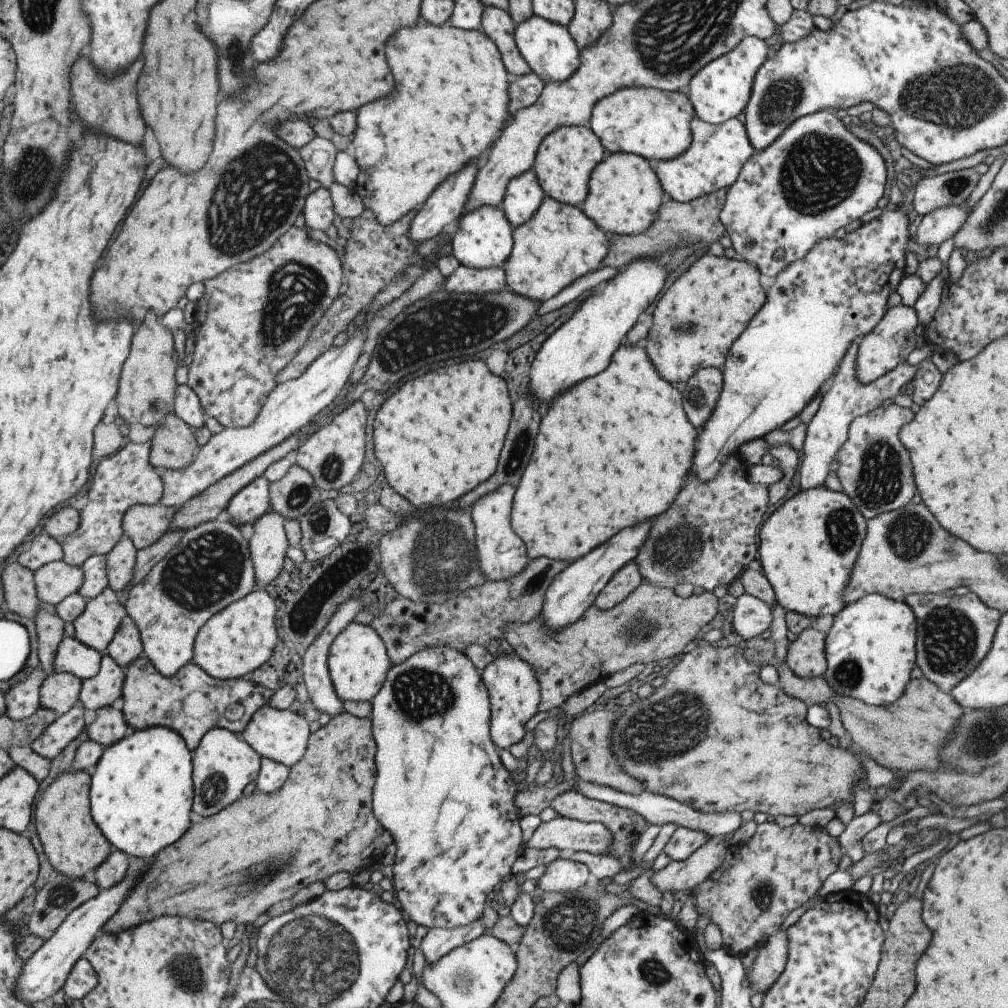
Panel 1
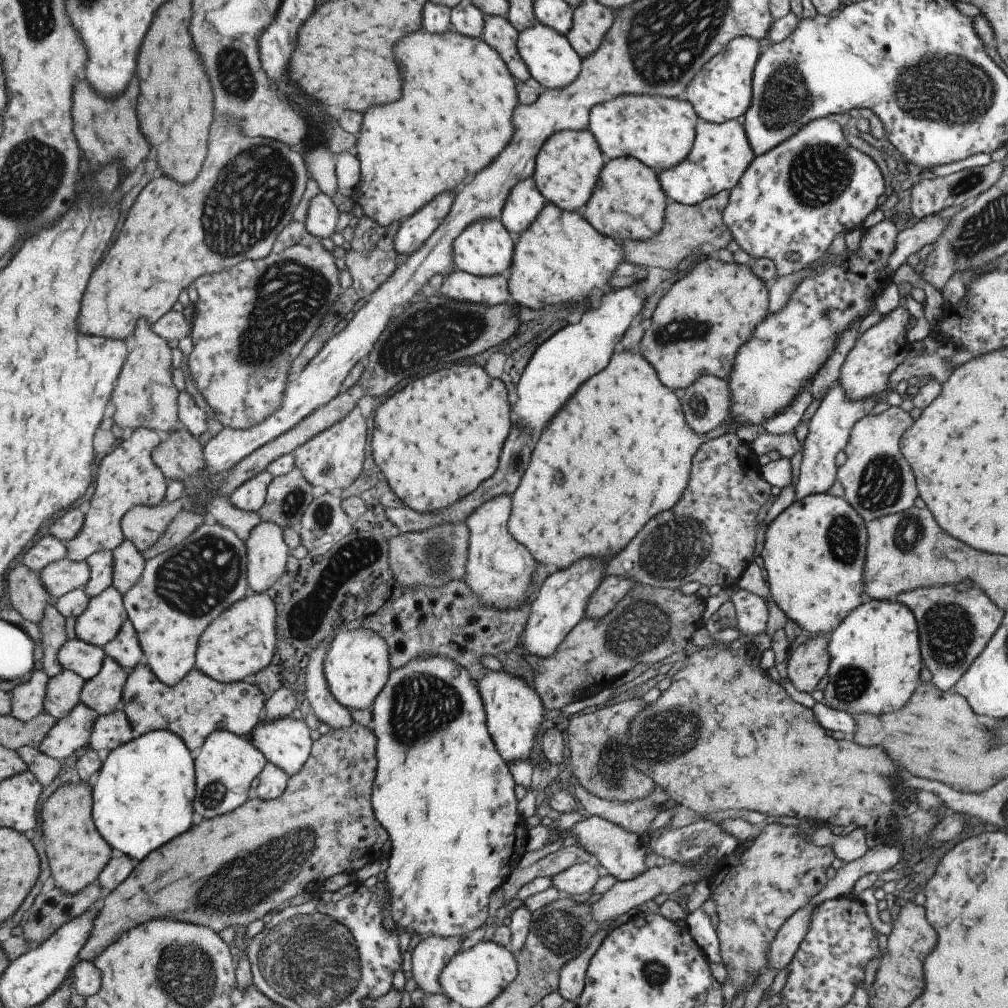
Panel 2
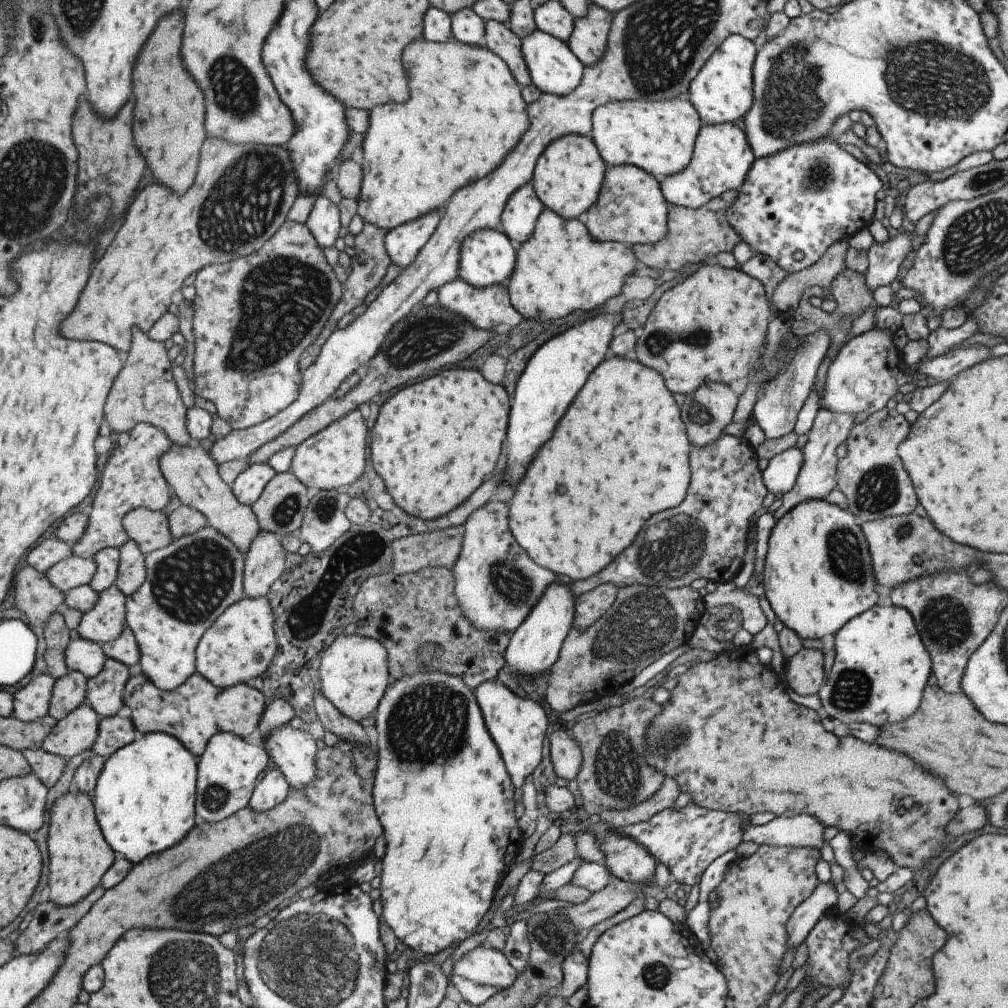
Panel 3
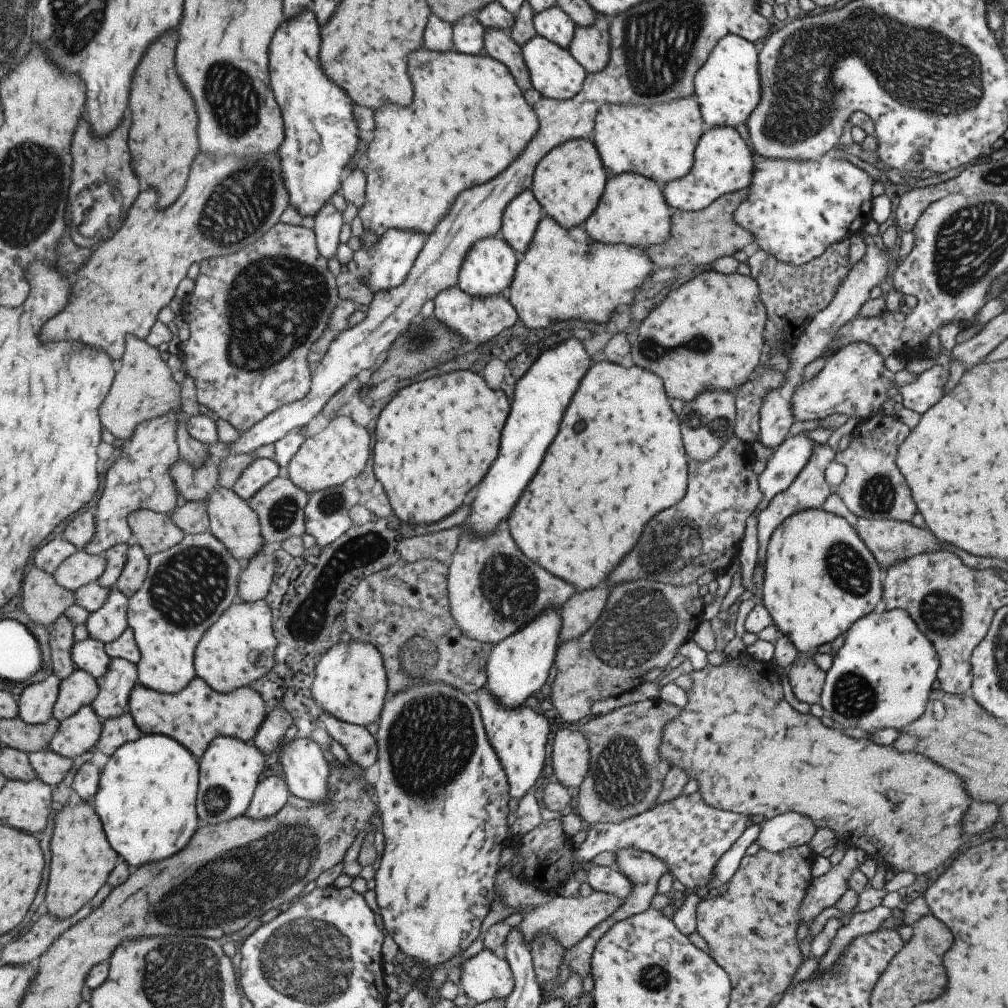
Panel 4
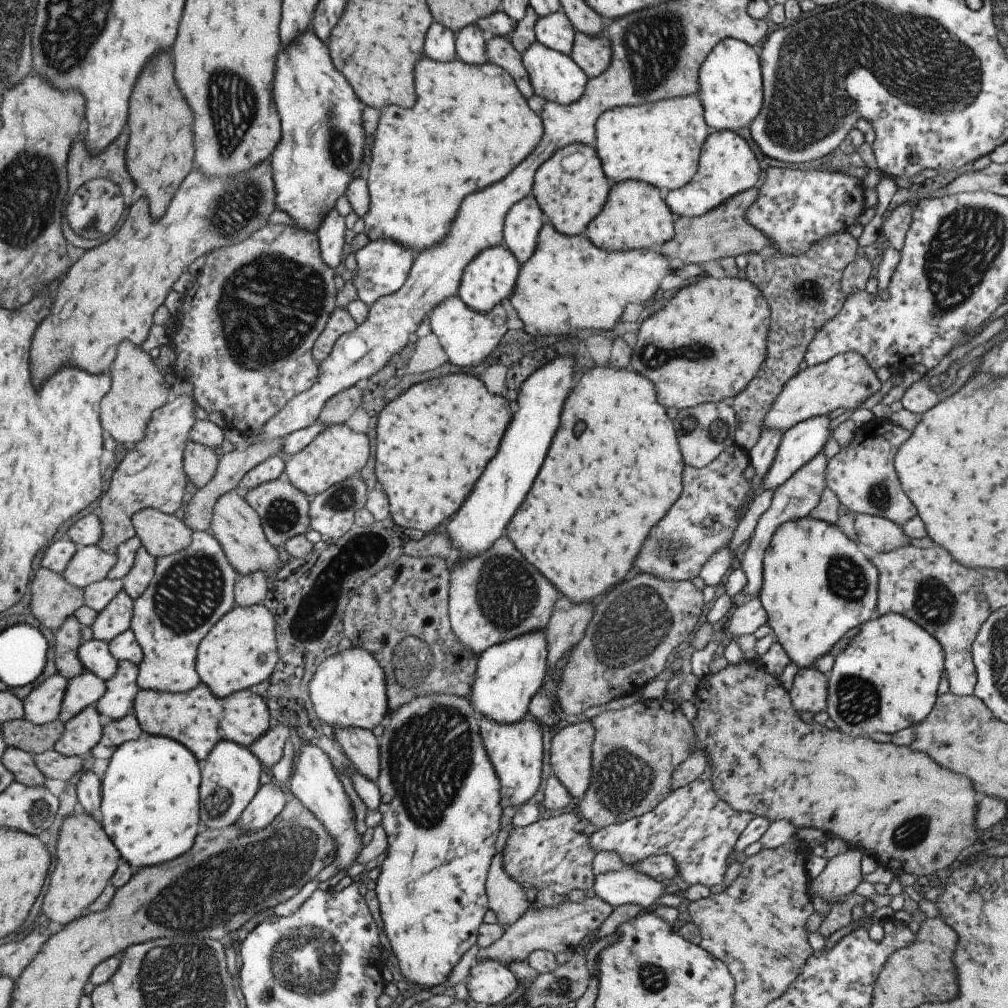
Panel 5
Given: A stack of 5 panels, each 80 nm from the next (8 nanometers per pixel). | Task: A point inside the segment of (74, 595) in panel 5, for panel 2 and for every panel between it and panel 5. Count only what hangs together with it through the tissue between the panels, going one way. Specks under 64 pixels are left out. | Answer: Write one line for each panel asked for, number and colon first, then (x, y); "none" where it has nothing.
2: (29, 597)
3: (38, 599)
4: (44, 600)

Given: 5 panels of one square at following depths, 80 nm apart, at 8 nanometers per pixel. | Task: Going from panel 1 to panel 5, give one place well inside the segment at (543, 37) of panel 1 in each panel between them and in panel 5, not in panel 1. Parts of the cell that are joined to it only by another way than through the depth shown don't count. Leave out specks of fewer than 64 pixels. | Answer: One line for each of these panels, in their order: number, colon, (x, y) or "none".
2: (547, 54)
3: (553, 68)
4: (554, 73)
5: (554, 76)

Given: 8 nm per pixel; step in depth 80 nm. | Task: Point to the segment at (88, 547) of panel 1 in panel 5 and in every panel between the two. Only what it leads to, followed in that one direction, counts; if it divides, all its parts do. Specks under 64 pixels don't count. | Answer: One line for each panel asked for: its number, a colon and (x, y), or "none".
2: (127, 477)
3: (131, 478)
4: (139, 479)
5: (150, 474)

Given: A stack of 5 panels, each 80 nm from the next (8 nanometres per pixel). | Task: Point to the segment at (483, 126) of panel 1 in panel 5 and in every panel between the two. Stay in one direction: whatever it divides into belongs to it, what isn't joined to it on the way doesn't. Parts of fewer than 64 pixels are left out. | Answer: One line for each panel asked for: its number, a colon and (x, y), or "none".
2: (454, 114)
3: (464, 107)
4: (478, 120)
5: (423, 161)

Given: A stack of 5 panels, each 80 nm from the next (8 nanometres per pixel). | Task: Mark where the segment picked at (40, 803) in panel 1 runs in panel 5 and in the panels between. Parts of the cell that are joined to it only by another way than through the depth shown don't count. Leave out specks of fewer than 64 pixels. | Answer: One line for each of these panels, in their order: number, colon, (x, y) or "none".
2: (75, 851)
3: (78, 855)
4: (81, 858)
5: (85, 858)

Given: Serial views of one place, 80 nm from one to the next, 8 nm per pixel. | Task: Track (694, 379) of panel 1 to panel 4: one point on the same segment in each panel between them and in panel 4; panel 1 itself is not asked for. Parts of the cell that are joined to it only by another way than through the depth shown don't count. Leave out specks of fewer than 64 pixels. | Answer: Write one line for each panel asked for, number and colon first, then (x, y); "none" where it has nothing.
2: (705, 403)
3: (706, 412)
4: (705, 422)

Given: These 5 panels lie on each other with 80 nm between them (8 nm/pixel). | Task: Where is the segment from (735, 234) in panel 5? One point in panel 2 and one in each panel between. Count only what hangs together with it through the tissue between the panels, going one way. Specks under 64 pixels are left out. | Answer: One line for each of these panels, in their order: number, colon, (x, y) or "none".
2: (686, 230)
3: (691, 235)
4: (696, 238)

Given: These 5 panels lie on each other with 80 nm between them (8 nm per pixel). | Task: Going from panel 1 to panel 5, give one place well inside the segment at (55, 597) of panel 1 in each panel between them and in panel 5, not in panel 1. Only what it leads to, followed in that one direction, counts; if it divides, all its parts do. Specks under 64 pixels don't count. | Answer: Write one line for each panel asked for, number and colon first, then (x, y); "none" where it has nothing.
2: (58, 577)
3: (65, 575)
4: (80, 568)
5: (88, 564)

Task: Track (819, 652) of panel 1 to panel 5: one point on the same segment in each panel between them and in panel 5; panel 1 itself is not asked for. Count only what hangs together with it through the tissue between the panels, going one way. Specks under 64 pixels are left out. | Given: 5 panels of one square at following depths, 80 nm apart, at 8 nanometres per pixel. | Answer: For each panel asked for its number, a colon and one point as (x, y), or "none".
2: (807, 664)
3: (804, 670)
4: (806, 680)
5: (808, 691)

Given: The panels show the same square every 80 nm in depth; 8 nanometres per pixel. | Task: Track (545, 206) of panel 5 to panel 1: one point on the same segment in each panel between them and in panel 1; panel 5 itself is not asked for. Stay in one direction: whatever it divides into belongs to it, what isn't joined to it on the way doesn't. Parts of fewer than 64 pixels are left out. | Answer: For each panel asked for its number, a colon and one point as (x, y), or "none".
1: (562, 163)
2: (566, 168)
3: (567, 175)
4: (567, 182)

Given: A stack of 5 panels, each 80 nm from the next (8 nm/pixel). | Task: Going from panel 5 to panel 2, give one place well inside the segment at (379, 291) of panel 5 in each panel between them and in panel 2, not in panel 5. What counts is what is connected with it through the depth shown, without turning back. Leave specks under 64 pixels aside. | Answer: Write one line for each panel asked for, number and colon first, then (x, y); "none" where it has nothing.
2: (414, 230)
3: (402, 243)
4: (384, 265)

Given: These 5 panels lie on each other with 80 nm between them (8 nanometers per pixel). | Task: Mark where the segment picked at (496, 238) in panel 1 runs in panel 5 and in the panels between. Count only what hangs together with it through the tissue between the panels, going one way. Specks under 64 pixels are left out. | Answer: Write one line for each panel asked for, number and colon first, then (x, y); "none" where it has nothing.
2: (484, 248)
3: (486, 256)
4: (487, 268)
5: (489, 278)

